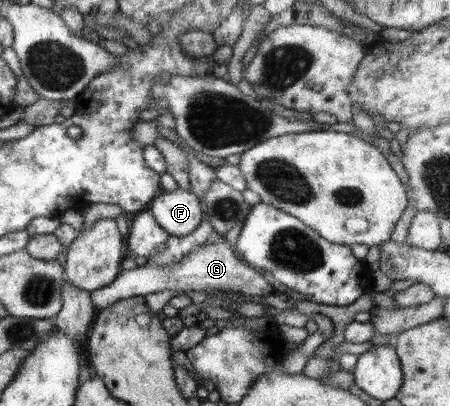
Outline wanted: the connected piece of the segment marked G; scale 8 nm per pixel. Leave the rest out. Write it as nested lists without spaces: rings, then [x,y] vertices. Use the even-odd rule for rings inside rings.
[[[221,233],[218,240],[206,242],[189,252],[177,264],[173,266],[152,266],[141,262],[138,267],[121,271],[115,281],[105,287],[90,293],[91,302],[95,310],[108,308],[121,300],[132,297],[145,297],[147,294],[163,292],[163,290],[177,290],[179,292],[195,291],[209,292],[209,290],[225,290],[225,292],[237,292],[249,296],[269,295],[275,292],[264,275],[243,263],[235,257],[235,252],[226,239],[225,233]]]

